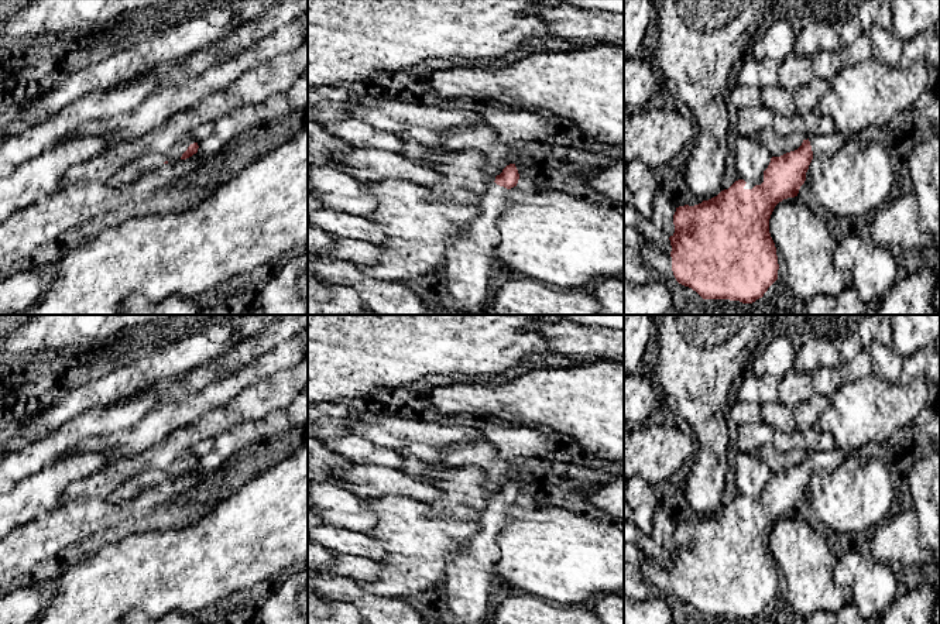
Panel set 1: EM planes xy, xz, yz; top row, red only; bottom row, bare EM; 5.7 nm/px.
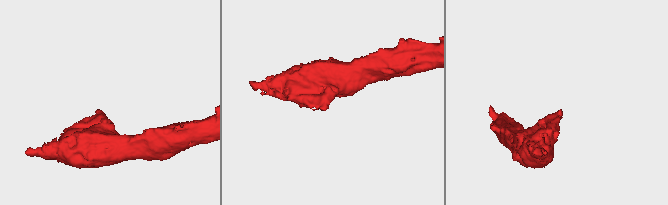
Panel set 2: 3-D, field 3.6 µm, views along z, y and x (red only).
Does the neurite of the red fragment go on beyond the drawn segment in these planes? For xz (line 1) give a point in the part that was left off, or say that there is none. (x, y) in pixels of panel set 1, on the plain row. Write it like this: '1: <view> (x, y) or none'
1: xz (470, 572)

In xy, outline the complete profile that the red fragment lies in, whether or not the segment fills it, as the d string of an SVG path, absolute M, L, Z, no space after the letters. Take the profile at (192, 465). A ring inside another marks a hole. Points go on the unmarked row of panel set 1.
M188 450L185 455L179 456L174 463L171 463L171 467L165 472L168 479L176 479L179 476L186 476L198 469L198 459L195 455Z

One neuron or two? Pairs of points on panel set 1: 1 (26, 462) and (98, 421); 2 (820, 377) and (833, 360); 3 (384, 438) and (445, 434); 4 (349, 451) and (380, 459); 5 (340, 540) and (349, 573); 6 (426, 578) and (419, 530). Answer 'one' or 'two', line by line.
1: one
2: two
3: one
4: one
5: two
6: one

